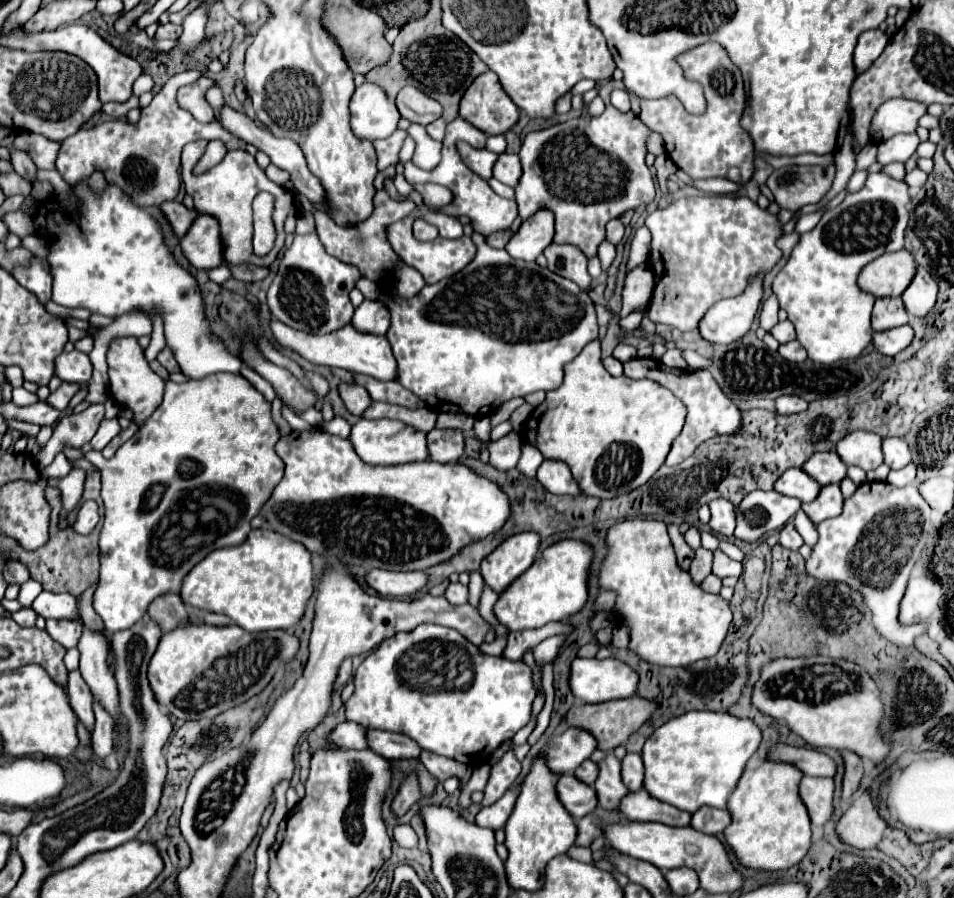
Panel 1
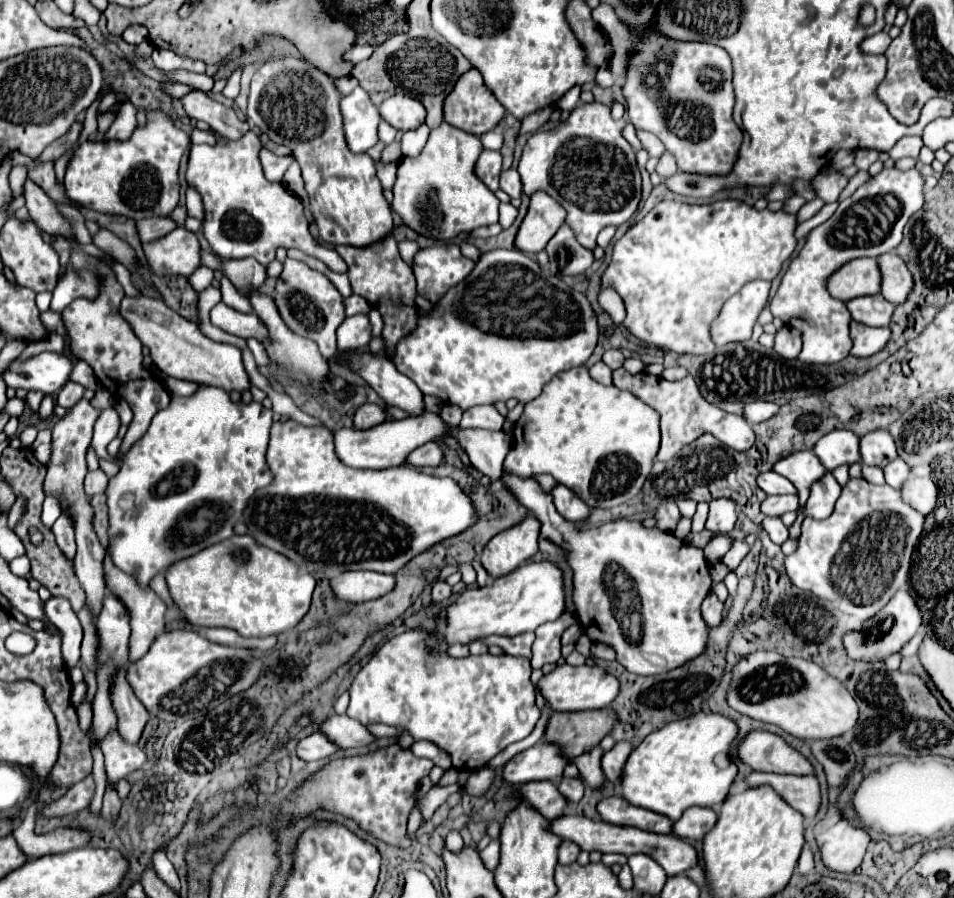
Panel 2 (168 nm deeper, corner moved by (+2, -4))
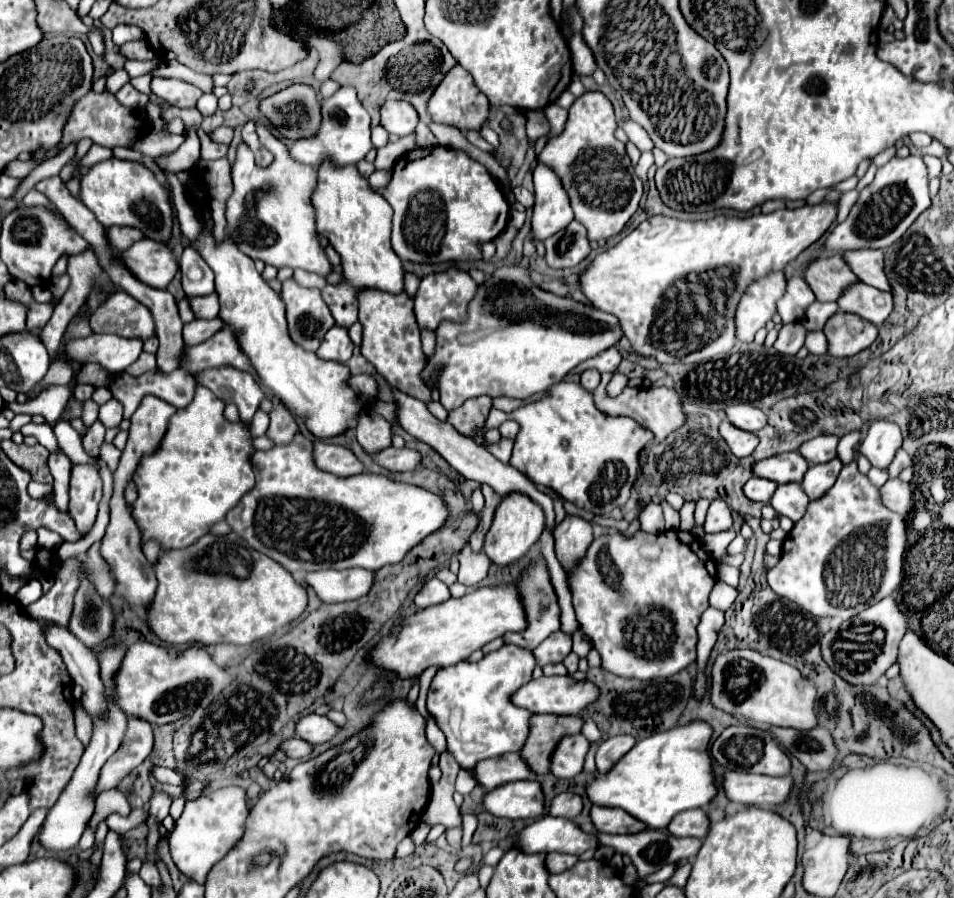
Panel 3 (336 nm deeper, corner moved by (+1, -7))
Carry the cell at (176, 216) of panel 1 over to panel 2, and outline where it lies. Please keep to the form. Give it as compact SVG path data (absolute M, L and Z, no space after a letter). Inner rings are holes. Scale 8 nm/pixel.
M148 217L148 219L138 221L138 233L144 243L156 241L156 239L168 235L174 227L176 227L176 223L172 221L172 217Z

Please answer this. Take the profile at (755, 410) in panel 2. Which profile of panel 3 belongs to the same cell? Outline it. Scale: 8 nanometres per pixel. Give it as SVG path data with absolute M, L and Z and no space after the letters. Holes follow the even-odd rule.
M733 404L725 410L725 414L735 428L745 432L759 432L767 424L765 412L751 404Z

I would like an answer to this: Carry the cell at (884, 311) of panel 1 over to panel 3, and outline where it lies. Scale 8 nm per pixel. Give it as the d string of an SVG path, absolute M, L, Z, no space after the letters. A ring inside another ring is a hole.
M855 282L843 290L837 304L843 312L859 314L871 324L881 326L885 318L891 314L893 298L891 298L891 292L877 290L865 282Z

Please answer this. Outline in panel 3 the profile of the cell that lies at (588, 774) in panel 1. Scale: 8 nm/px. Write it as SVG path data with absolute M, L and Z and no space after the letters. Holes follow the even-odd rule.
M571 792L557 794L549 806L549 814L559 818L575 818L579 812L581 812L581 796Z

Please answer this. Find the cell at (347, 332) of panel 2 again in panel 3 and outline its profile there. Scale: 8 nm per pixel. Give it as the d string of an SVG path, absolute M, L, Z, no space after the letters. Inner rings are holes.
M333 326L325 338L323 344L319 346L319 350L315 352L321 360L333 360L333 362L347 362L353 354L353 344L347 336L345 328Z

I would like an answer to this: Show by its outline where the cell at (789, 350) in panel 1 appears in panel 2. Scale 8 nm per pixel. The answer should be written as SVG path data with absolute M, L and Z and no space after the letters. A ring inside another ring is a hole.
M782 327L778 333L776 333L776 343L774 343L774 351L784 357L784 359L796 359L800 355L800 349L802 349L802 339L800 339L800 333L796 329L790 329L790 327Z

